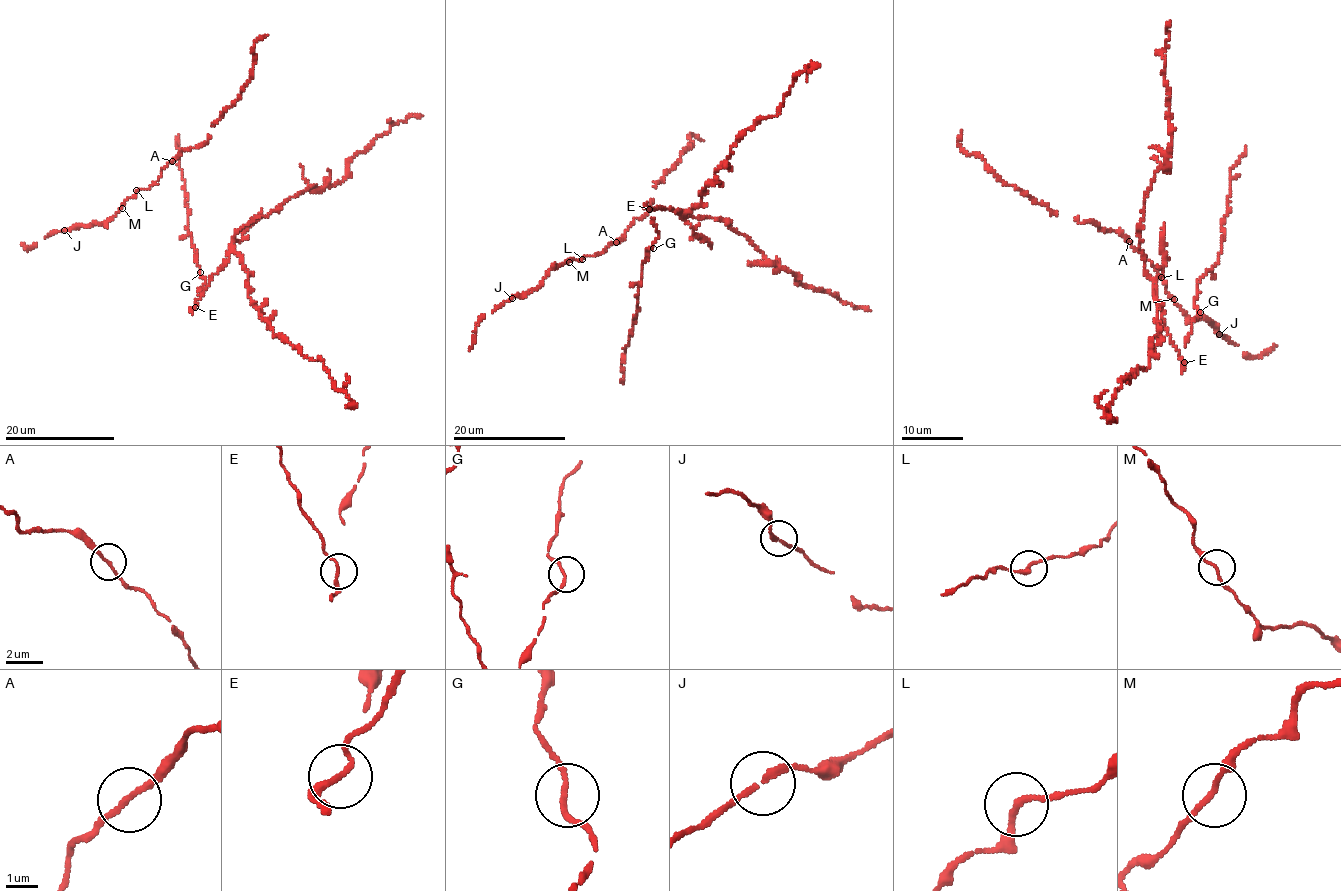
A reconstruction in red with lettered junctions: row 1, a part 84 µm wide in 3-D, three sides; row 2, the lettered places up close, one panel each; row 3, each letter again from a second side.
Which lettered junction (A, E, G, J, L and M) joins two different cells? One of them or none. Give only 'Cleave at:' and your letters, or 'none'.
Cleave at: E

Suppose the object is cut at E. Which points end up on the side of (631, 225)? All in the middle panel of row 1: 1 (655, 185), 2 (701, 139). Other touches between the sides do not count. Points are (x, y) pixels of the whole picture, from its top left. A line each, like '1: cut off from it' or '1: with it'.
1: with it
2: with it

